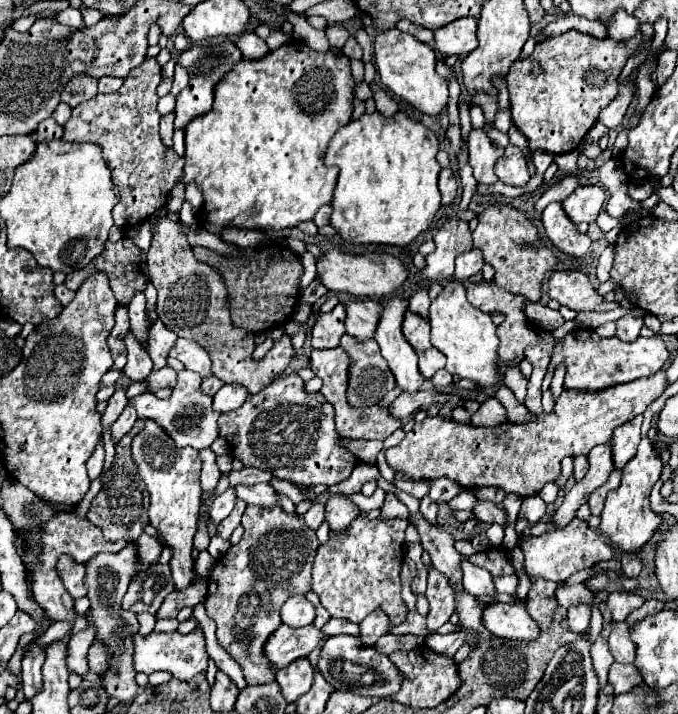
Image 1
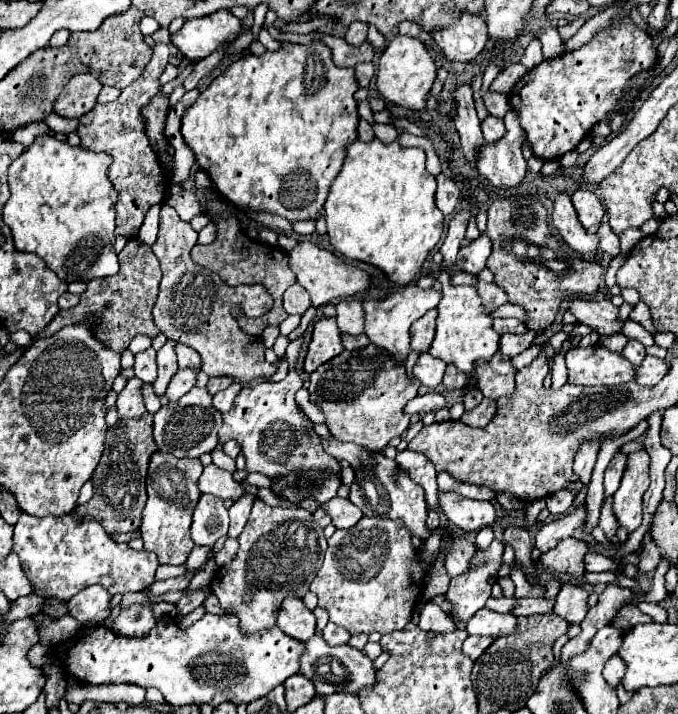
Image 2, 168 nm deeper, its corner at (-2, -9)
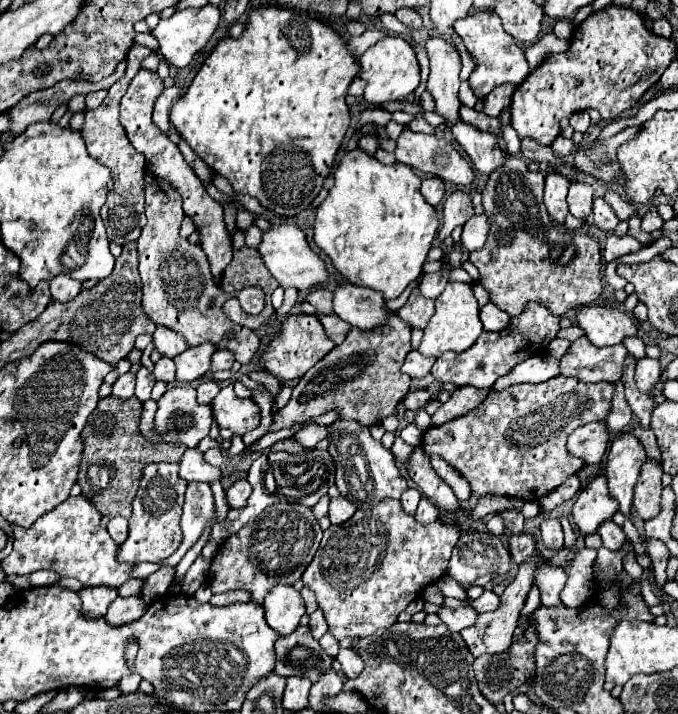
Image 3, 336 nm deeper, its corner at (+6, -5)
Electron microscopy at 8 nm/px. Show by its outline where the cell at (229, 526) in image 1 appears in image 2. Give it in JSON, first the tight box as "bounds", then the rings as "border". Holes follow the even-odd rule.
{"bounds":[228,495,254,537],"border":[[[248,495],[246,497],[240,497],[232,507],[230,507],[230,531],[228,531],[228,537],[238,537],[248,521],[248,515],[250,515],[250,509],[254,505],[254,495]]]}

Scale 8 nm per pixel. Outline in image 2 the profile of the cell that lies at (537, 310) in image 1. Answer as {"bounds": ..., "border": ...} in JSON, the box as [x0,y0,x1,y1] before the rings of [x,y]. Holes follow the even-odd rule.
{"bounds":[492,303,524,321],"border":[[[504,303],[504,305],[500,305],[496,311],[492,311],[492,317],[516,317],[516,319],[520,319],[520,321],[524,321],[524,313],[522,313],[524,309],[522,307],[518,307],[518,305],[512,305],[512,303]]]}

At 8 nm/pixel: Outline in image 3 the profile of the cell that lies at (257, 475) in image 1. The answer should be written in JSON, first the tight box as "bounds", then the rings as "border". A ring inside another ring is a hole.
{"bounds":[328,497,356,525],"border":[[[336,497],[336,499],[330,499],[330,511],[328,511],[328,517],[332,523],[340,525],[342,521],[350,519],[356,511],[356,505],[352,501],[348,501],[346,497]]]}

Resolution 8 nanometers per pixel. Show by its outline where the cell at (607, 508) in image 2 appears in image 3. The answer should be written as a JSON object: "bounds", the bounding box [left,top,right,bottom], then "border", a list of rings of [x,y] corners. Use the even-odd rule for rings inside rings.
{"bounds":[598,519,626,551],"border":[[[612,519],[604,521],[604,523],[598,527],[598,535],[602,537],[604,547],[606,547],[606,549],[612,549],[612,551],[614,551],[614,549],[620,549],[622,543],[624,543],[624,539],[626,539],[624,531],[622,531]]]}

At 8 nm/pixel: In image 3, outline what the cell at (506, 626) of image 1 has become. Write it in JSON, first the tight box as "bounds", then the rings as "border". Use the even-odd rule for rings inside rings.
{"bounds":[438,607,478,633],"border":[[[440,607],[438,617],[442,619],[442,623],[448,625],[450,631],[458,633],[470,625],[476,623],[478,619],[478,611],[474,607],[460,607],[460,609],[448,609],[448,607]]]}

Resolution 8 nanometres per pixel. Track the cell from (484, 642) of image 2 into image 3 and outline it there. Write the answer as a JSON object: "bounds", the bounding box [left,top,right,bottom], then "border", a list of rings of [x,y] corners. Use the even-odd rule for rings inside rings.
{"bounds":[460,557,536,657],"border":[[[530,557],[526,563],[522,563],[522,565],[518,567],[518,573],[516,573],[514,581],[512,581],[512,583],[506,587],[506,591],[502,593],[502,597],[500,597],[500,599],[502,599],[500,609],[496,609],[496,611],[492,611],[492,613],[482,613],[482,615],[478,617],[478,625],[466,627],[466,629],[460,633],[462,639],[466,641],[470,653],[472,653],[474,657],[484,655],[484,653],[490,653],[490,655],[502,653],[502,651],[506,651],[506,649],[510,647],[510,643],[512,643],[512,633],[514,633],[514,629],[516,629],[516,621],[518,621],[520,611],[522,611],[522,607],[524,607],[524,603],[526,603],[526,595],[528,595],[532,583],[534,583],[534,575],[536,575],[536,559]]]}

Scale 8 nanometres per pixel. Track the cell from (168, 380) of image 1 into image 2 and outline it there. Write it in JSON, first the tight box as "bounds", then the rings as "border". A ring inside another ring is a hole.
{"bounds":[166,369,198,401],"border":[[[180,369],[170,381],[166,397],[170,401],[178,401],[182,395],[186,395],[196,385],[196,377],[198,377],[196,369]]]}

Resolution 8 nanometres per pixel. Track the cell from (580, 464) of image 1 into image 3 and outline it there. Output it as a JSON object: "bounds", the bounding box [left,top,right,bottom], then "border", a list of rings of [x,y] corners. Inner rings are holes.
{"bounds":[568,423,608,465],"border":[[[588,423],[584,427],[578,427],[568,437],[568,453],[582,459],[586,465],[600,463],[602,455],[608,445],[608,433],[606,423]]]}

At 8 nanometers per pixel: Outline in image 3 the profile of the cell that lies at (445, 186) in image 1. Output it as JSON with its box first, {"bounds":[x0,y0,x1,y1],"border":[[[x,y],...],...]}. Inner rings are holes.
{"bounds":[422,177,444,207],"border":[[[424,177],[422,179],[422,195],[424,199],[432,205],[432,207],[438,207],[442,197],[444,197],[444,183],[438,179],[438,177]]]}

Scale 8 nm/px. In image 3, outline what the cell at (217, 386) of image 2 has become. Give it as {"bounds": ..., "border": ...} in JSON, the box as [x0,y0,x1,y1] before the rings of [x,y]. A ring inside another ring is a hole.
{"bounds":[210,351,234,371],"border":[[[216,351],[212,355],[212,363],[210,363],[210,371],[222,371],[222,369],[230,369],[234,363],[234,355],[230,351]]]}

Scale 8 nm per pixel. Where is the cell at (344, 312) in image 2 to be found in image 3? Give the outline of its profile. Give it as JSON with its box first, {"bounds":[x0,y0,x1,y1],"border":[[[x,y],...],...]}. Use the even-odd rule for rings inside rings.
{"bounds":[306,287,334,315],"border":[[[326,287],[312,289],[312,291],[306,295],[306,301],[310,301],[310,303],[316,307],[316,313],[318,313],[318,315],[334,315],[332,299],[334,299],[334,293],[328,291]]]}

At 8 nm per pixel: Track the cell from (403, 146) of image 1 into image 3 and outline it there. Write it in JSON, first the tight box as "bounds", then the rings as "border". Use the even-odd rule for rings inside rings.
{"bounds":[314,149,438,299],"border":[[[362,149],[346,151],[332,171],[334,185],[316,211],[314,241],[332,259],[334,267],[354,285],[382,291],[386,299],[396,299],[414,279],[422,275],[422,265],[438,231],[438,215],[420,193],[420,177],[410,165],[384,165]]]}

